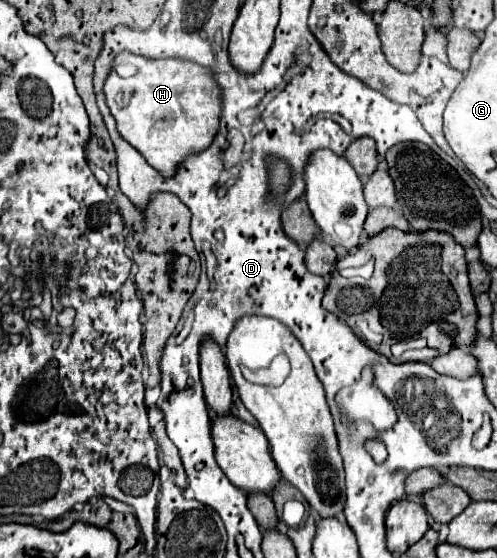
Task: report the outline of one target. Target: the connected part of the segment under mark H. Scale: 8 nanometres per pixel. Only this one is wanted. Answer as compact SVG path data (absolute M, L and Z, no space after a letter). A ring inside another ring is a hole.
M123 51L115 57L113 65L125 61L135 63L139 73L123 79L111 71L103 85L105 103L117 121L119 135L123 135L123 139L133 145L153 169L169 179L177 173L179 165L187 157L205 151L215 139L223 107L219 83L215 81L211 69L199 67L197 63L185 59L145 59L141 55ZM121 89L125 89L129 99L125 109L119 109L115 103L115 97Z

